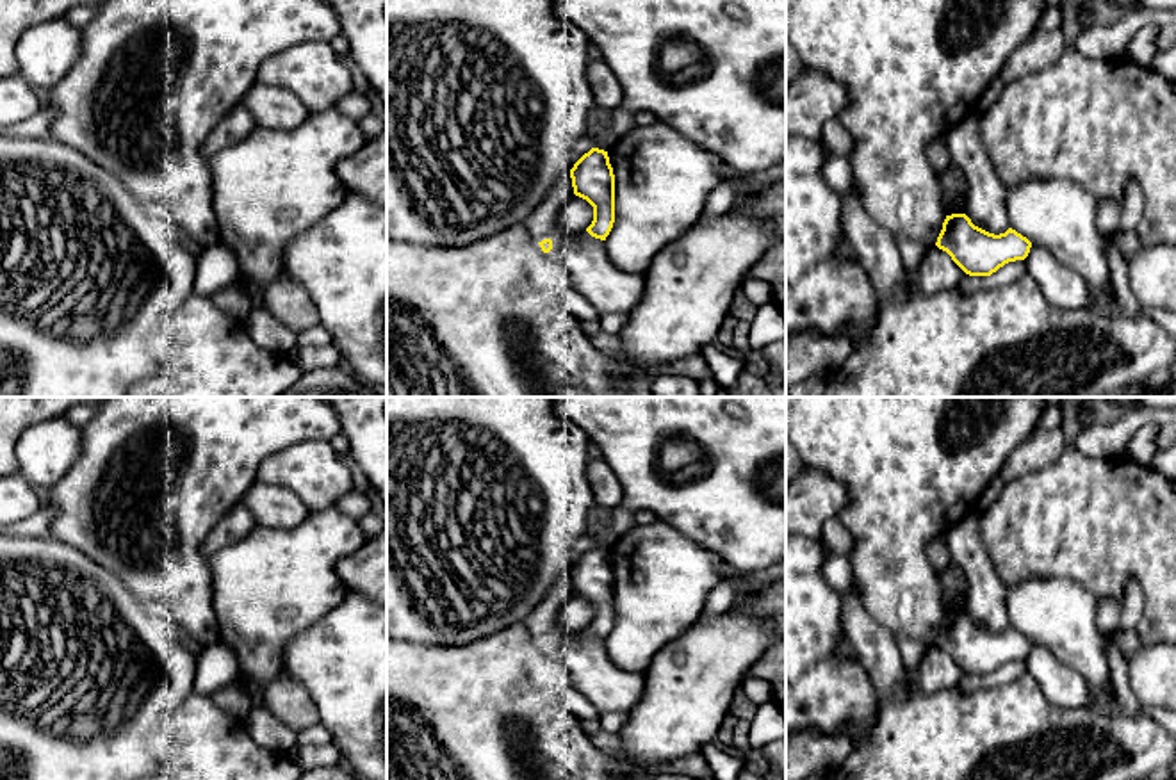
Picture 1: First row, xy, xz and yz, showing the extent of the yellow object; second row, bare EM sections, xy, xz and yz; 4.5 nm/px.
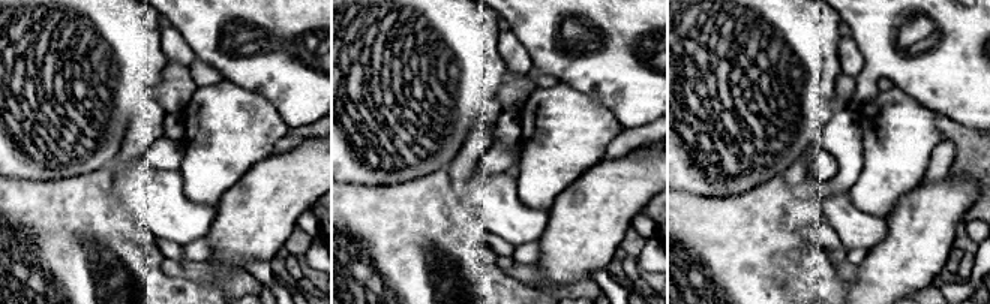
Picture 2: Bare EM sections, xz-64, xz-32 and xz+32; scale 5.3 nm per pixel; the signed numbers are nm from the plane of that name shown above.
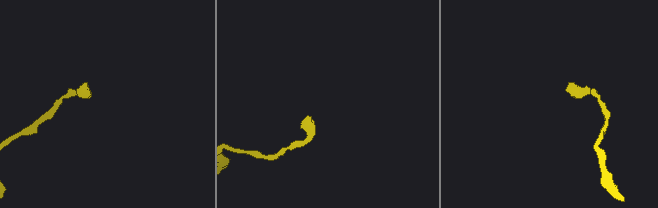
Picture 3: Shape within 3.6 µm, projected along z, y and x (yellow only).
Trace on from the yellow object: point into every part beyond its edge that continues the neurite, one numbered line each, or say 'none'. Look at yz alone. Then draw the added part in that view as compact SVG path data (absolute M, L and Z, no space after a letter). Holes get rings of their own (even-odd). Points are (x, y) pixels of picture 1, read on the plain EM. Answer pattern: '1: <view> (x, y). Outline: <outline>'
none

